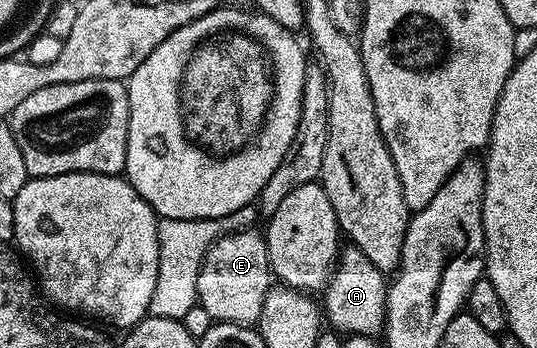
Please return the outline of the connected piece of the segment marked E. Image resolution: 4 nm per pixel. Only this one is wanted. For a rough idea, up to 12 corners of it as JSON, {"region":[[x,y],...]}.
{"region":[[251,228],[202,257],[198,305],[215,322],[257,323],[272,285]]}

